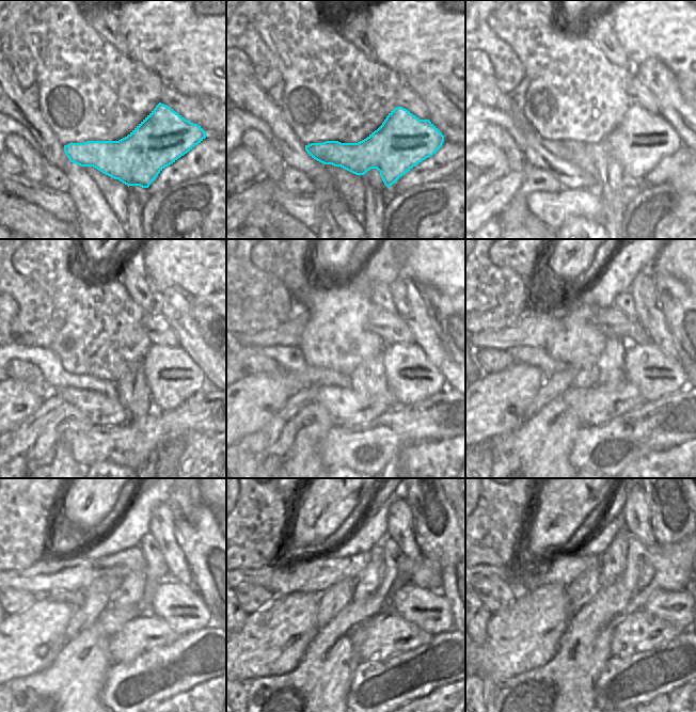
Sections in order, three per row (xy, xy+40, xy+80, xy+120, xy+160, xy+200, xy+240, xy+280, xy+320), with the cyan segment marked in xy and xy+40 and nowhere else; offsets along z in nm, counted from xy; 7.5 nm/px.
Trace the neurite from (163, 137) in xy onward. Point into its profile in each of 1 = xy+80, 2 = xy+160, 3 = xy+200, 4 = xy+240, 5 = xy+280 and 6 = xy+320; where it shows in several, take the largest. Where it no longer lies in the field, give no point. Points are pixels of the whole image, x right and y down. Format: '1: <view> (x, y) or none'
1: xy+80 (643, 139)
2: xy+160 (411, 377)
3: xy+200 (655, 374)
4: xy+240 (182, 606)
5: xy+280 (430, 611)
6: xy+320 (677, 607)

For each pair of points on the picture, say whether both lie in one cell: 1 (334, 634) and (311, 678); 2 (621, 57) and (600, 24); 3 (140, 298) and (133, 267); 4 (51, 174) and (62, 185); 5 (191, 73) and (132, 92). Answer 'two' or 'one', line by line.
1: one
2: one
3: one
4: one
5: two

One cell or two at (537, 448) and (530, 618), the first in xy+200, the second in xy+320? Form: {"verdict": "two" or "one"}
{"verdict": "two"}

